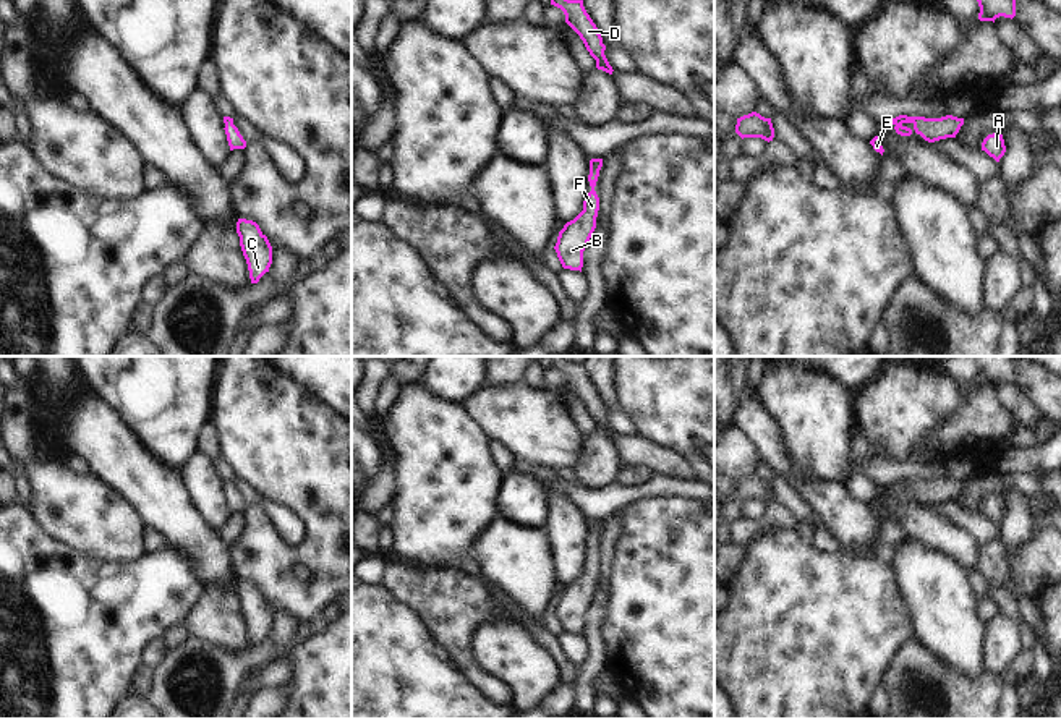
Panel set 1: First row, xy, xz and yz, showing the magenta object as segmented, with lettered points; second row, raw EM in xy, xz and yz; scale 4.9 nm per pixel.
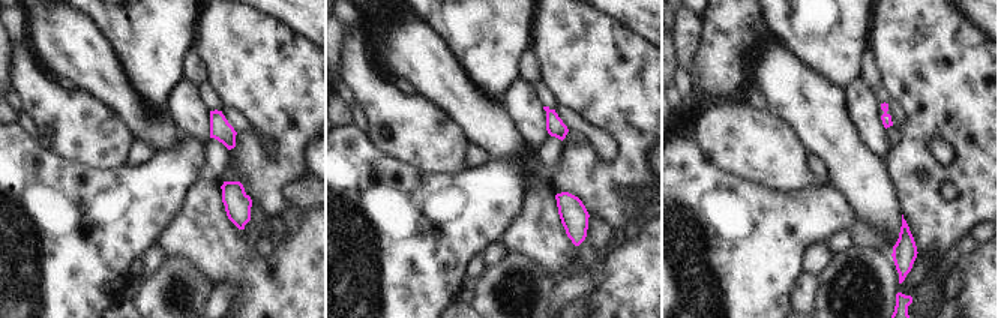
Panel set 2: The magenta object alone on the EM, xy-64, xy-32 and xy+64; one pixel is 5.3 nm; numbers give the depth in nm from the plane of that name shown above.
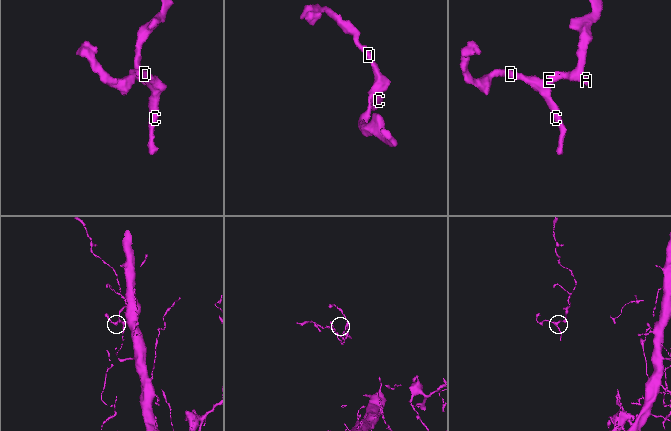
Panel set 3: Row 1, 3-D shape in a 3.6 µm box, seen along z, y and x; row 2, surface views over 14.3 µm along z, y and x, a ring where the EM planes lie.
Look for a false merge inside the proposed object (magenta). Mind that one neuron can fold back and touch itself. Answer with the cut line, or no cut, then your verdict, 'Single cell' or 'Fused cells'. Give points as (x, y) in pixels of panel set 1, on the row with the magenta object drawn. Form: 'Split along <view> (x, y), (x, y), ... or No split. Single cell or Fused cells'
No split. Single cell.

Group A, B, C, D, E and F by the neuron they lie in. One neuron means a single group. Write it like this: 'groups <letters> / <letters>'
groups A B C D E F

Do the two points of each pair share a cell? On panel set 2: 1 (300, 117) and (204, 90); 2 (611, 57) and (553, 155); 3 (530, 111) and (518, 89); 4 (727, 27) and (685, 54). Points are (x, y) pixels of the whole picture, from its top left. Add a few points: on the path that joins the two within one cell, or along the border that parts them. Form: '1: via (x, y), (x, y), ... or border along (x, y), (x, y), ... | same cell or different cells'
1: border along (206, 81), (222, 105) | different cells
2: border along (563, 141), (562, 158), (547, 171) | different cells
3: via (524, 105), (520, 101), (520, 95) | same cell
4: border along (700, 15), (700, 44), (688, 72) | different cells

